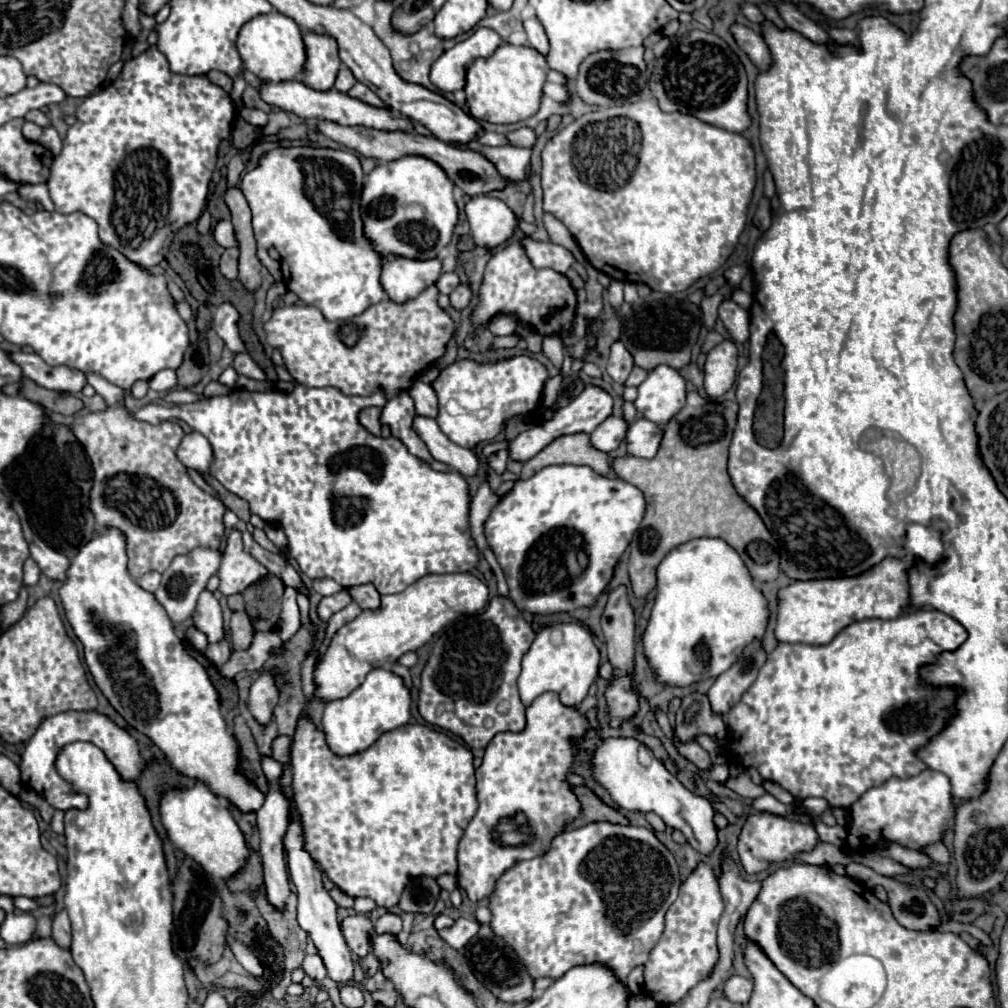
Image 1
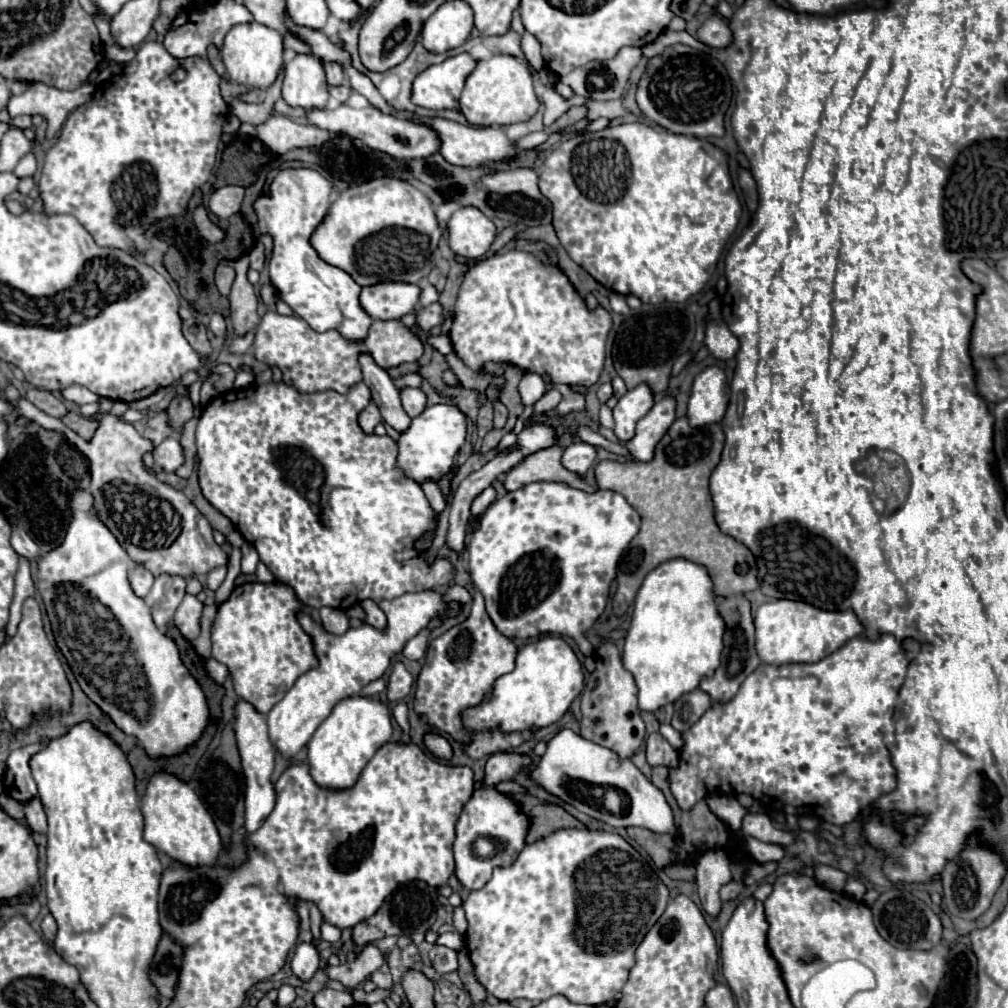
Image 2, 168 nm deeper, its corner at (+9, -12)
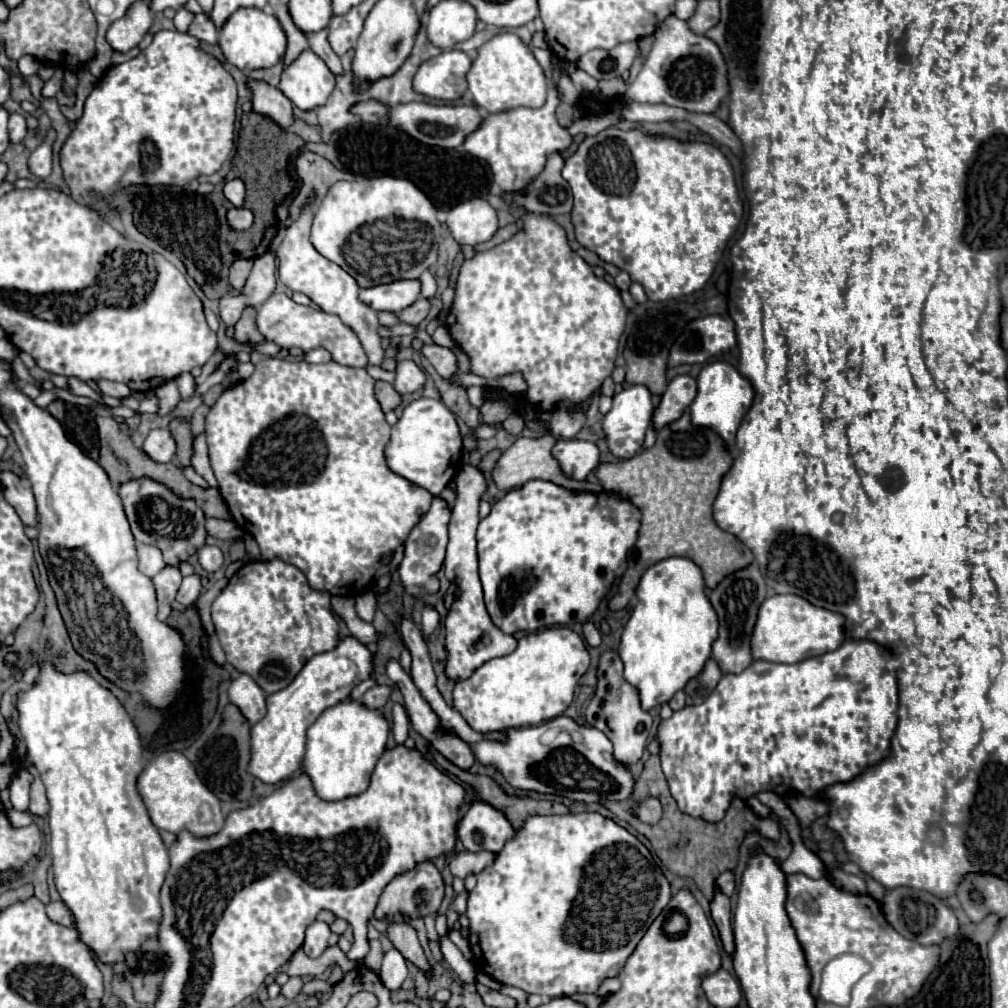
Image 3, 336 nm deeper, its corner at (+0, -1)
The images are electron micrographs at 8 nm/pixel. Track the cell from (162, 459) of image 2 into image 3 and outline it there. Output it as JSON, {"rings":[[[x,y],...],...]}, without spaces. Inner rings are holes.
{"rings":[[[151,429],[141,449],[147,453],[147,457],[159,463],[169,463],[175,457],[175,441],[169,429]]]}

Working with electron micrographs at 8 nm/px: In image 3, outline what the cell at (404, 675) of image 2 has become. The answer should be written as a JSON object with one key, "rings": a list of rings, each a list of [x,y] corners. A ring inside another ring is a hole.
{"rings":[[[375,685],[371,687],[363,697],[361,697],[361,703],[367,707],[367,709],[381,709],[387,699],[391,695],[391,689],[389,687],[381,687],[381,685]]]}

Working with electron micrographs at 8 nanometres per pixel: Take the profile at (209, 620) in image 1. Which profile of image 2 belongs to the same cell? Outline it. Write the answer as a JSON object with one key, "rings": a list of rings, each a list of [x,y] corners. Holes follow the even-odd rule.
{"rings":[[[186,594],[182,604],[178,606],[178,610],[174,614],[174,624],[188,642],[194,642],[200,634],[202,610],[204,610],[204,604],[196,596]]]}

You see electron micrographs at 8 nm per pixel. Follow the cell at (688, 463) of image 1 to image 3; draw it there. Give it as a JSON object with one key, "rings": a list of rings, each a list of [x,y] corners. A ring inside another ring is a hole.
{"rings":[[[683,413],[677,421],[659,429],[653,447],[643,449],[629,461],[603,463],[597,467],[595,477],[603,485],[603,491],[629,499],[641,511],[639,537],[629,551],[629,567],[615,595],[623,607],[631,601],[645,569],[667,557],[691,559],[703,571],[709,589],[717,587],[725,575],[753,561],[753,553],[735,535],[719,529],[713,521],[713,503],[731,463],[733,457],[725,449],[721,437],[707,427],[695,427],[689,413]]]}

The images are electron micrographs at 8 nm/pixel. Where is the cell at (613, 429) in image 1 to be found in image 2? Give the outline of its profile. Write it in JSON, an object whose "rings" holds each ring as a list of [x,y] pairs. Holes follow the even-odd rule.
{"rings":[[[574,442],[564,450],[562,456],[562,464],[578,474],[586,474],[588,468],[596,462],[596,448],[592,444],[586,442]]]}

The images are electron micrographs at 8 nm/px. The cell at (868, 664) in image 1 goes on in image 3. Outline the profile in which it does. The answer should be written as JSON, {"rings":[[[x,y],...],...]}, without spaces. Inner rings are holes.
{"rings":[[[847,639],[847,641],[841,643],[841,647],[837,651],[823,653],[823,655],[799,661],[795,665],[771,663],[771,661],[753,661],[739,675],[725,673],[721,677],[719,685],[713,689],[713,693],[701,705],[687,705],[681,711],[675,711],[669,719],[661,719],[661,723],[657,727],[657,741],[659,741],[659,747],[661,747],[659,759],[661,759],[661,767],[663,767],[667,785],[669,785],[669,793],[675,799],[677,807],[683,813],[691,815],[691,817],[701,817],[701,819],[705,819],[709,823],[717,823],[717,821],[721,821],[725,817],[733,797],[749,799],[749,797],[757,795],[759,791],[775,791],[781,797],[789,795],[789,791],[801,793],[805,797],[815,797],[825,787],[829,787],[831,783],[851,781],[865,767],[875,765],[883,757],[889,755],[891,737],[893,737],[895,727],[897,727],[897,681],[891,677],[891,673],[895,669],[897,669],[897,661],[893,659],[893,655],[887,649],[883,649],[883,647],[879,647],[877,643],[871,643],[871,641]]]}

